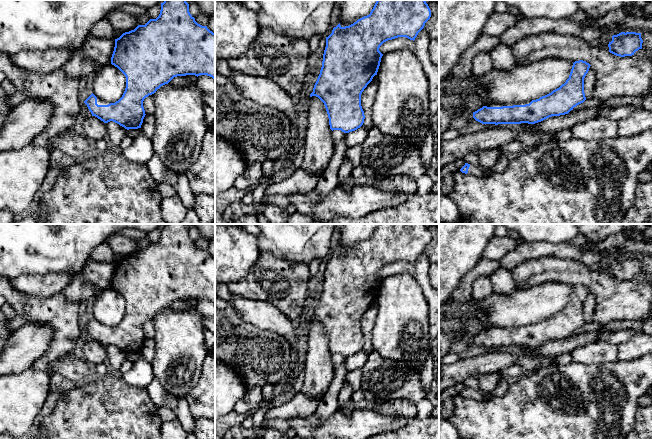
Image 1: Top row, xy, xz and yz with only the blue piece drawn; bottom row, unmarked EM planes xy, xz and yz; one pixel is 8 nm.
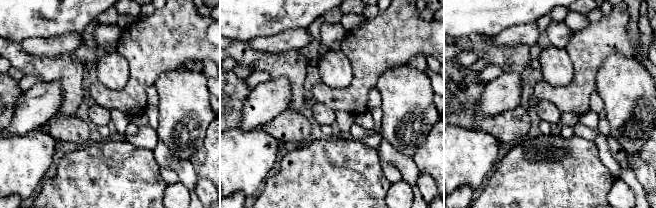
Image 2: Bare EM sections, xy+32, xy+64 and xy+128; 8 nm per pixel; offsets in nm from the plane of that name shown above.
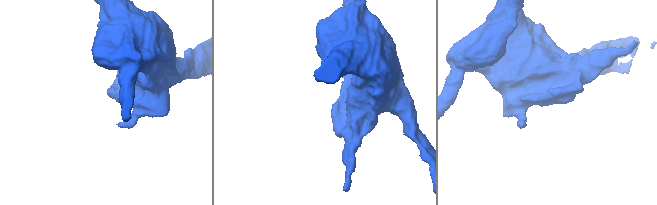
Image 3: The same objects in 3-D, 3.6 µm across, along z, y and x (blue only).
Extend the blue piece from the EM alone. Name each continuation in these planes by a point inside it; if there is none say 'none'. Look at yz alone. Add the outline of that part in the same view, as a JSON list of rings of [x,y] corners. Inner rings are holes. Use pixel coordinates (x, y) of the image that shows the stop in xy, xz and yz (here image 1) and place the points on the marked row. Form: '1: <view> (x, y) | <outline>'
1: yz (523, 102) | [[[522,101],[519,103],[513,103],[513,104],[500,104],[500,103],[490,103],[490,104],[485,104],[484,106],[487,107],[502,107],[502,106],[513,106],[513,105],[525,105],[529,104],[531,101]]]

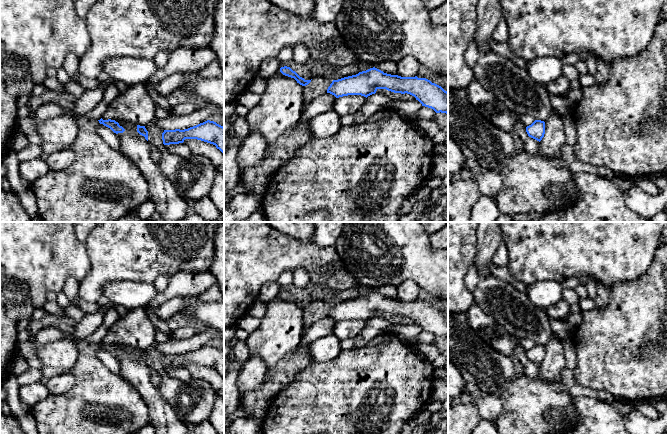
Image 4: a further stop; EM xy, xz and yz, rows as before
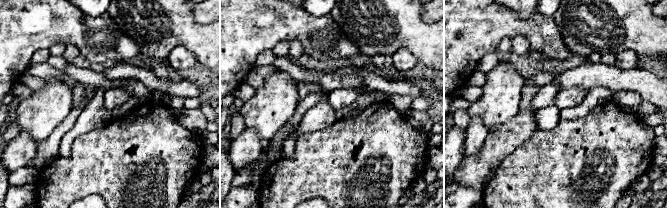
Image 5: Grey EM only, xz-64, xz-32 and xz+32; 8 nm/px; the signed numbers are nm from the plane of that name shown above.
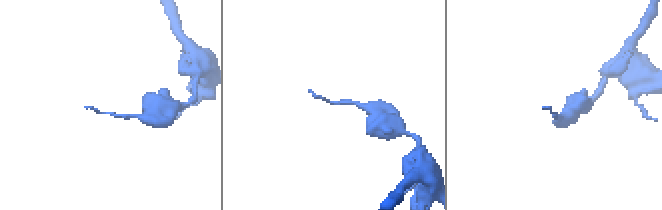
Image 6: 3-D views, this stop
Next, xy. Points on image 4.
none

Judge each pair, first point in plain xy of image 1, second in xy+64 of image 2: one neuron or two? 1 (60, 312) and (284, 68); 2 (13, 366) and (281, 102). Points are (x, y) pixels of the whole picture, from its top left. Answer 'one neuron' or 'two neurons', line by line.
1: one neuron
2: one neuron

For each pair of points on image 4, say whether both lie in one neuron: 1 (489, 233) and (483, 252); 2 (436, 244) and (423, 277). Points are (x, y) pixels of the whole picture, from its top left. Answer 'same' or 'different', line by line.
1: same
2: different

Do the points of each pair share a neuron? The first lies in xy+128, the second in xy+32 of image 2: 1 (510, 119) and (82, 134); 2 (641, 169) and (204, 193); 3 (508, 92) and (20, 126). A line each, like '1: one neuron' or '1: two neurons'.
1: one neuron
2: one neuron
3: one neuron

